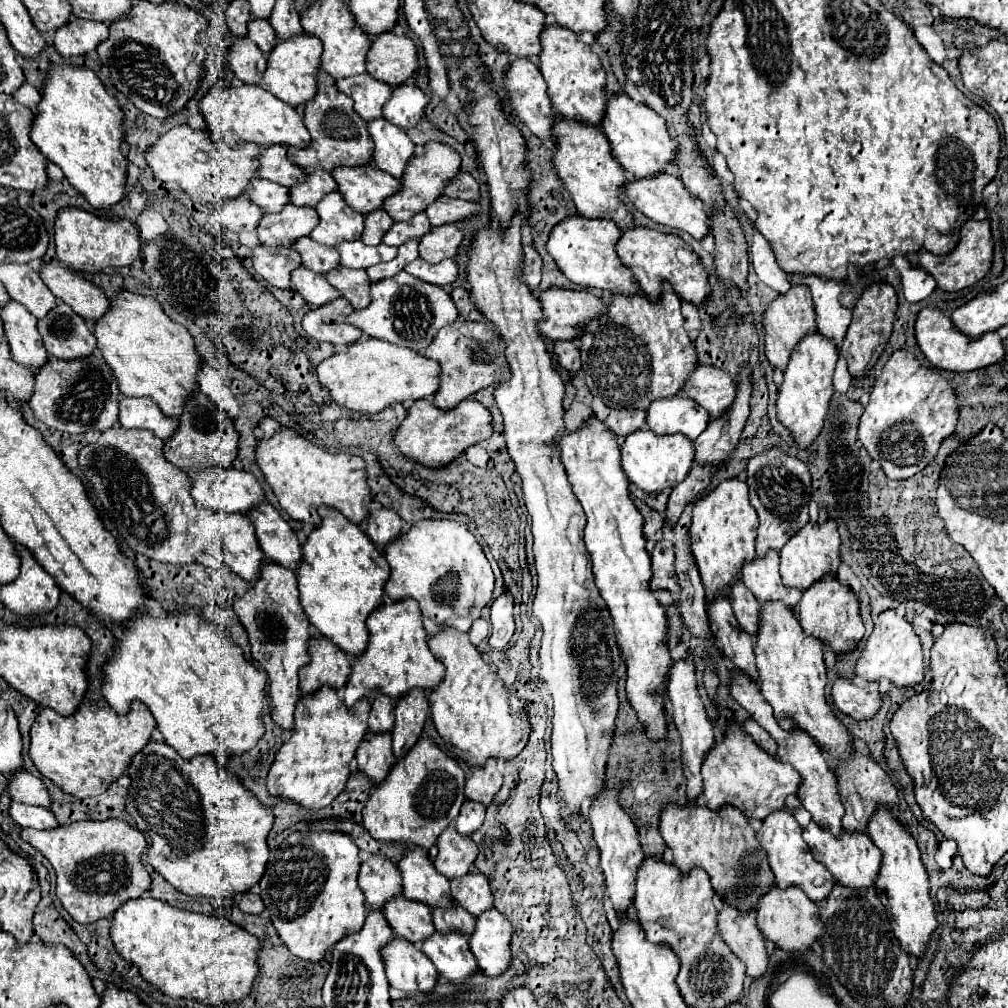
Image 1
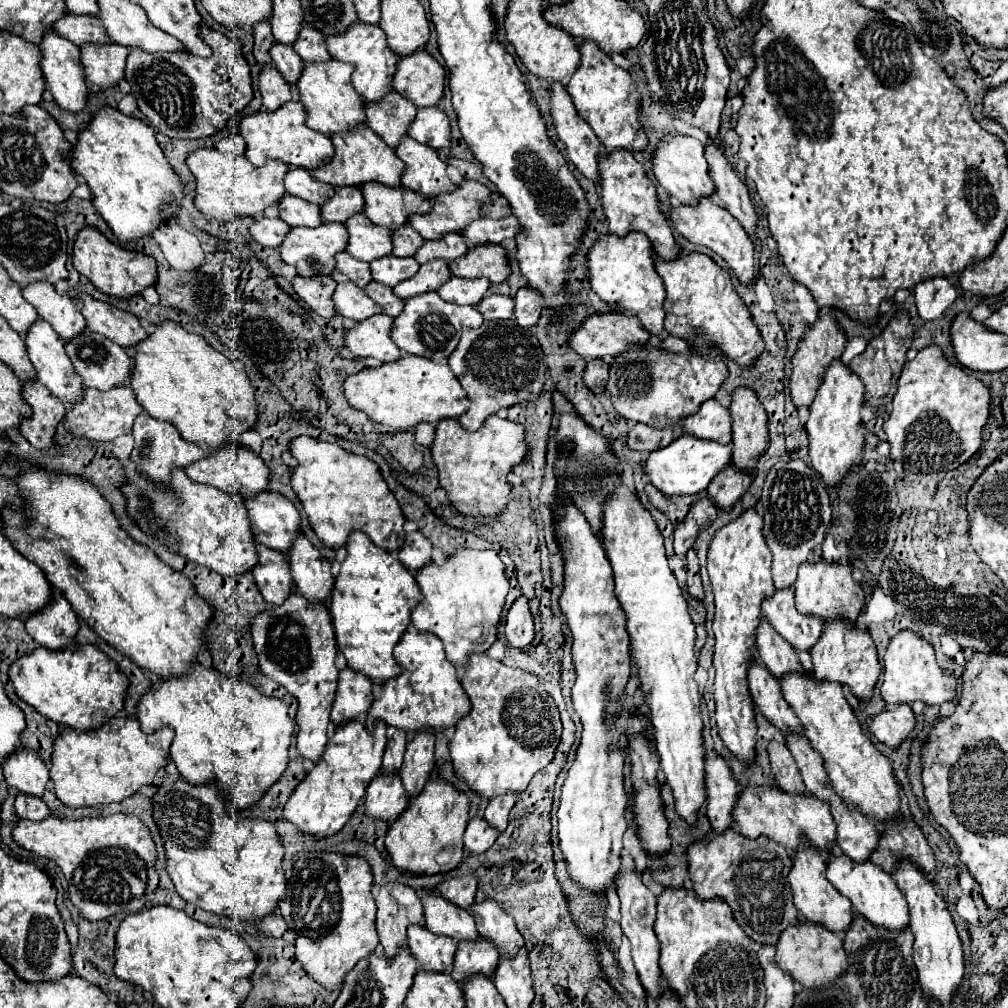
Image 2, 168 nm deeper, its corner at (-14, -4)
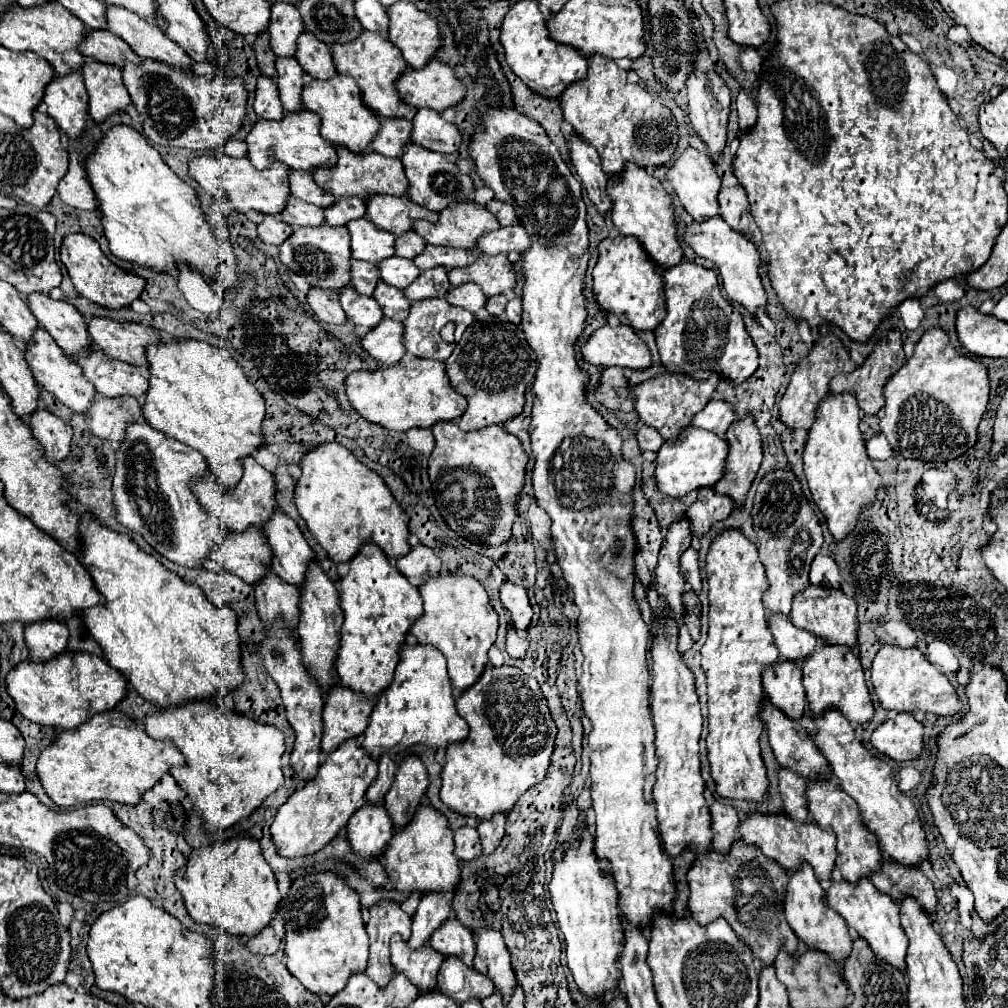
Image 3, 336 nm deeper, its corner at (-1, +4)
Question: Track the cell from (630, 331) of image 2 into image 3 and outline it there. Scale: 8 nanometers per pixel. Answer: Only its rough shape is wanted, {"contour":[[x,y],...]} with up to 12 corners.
{"contour":[[625,324],[595,330],[589,364],[647,370],[651,352]]}

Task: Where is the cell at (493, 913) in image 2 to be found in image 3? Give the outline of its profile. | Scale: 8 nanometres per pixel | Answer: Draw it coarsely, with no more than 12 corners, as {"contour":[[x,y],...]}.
{"contour":[[477,930],[475,970],[511,1000],[515,974],[495,930]]}

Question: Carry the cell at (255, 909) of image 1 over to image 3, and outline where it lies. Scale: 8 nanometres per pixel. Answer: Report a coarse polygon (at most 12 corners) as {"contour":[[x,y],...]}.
{"contour":[[271,926],[245,938],[253,954],[275,954],[281,938]]}

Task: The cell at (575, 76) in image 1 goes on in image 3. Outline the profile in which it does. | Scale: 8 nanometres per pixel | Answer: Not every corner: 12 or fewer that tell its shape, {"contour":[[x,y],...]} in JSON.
{"contour":[[605,56],[559,98],[605,174],[675,162],[669,108]]}

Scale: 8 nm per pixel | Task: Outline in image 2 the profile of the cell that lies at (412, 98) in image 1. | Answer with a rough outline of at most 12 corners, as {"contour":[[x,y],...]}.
{"contour":[[418,108],[408,136],[436,150],[450,146],[450,120]]}

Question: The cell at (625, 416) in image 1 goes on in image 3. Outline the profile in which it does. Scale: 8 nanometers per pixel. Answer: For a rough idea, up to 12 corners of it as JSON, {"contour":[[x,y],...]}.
{"contour":[[639,428],[639,448],[657,452],[665,442],[655,428]]}

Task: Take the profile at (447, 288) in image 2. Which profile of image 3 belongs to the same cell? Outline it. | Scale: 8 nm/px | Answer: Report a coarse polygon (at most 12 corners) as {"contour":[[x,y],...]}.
{"contour":[[477,284],[451,288],[445,300],[477,314],[487,302]]}

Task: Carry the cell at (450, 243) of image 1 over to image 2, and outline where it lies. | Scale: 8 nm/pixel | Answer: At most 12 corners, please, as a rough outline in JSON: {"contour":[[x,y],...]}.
{"contour":[[478,244],[450,260],[454,276],[486,276],[504,282],[506,248]]}

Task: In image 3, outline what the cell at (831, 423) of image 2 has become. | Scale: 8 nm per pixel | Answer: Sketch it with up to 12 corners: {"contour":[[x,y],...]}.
{"contour":[[829,394],[803,468],[837,542],[875,502],[855,396]]}

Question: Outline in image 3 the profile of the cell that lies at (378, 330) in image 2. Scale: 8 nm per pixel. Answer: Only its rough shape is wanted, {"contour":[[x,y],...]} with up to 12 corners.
{"contour":[[383,318],[363,348],[383,366],[407,354],[403,324]]}

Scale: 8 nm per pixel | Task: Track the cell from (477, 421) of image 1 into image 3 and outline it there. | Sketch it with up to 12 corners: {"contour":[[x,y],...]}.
{"contour":[[503,426],[431,430],[443,520],[505,544],[529,462]]}

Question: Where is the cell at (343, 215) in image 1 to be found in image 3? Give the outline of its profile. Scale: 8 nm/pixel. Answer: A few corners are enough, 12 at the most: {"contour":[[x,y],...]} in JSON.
{"contour":[[367,218],[347,224],[353,258],[377,264],[395,256],[395,234]]}

